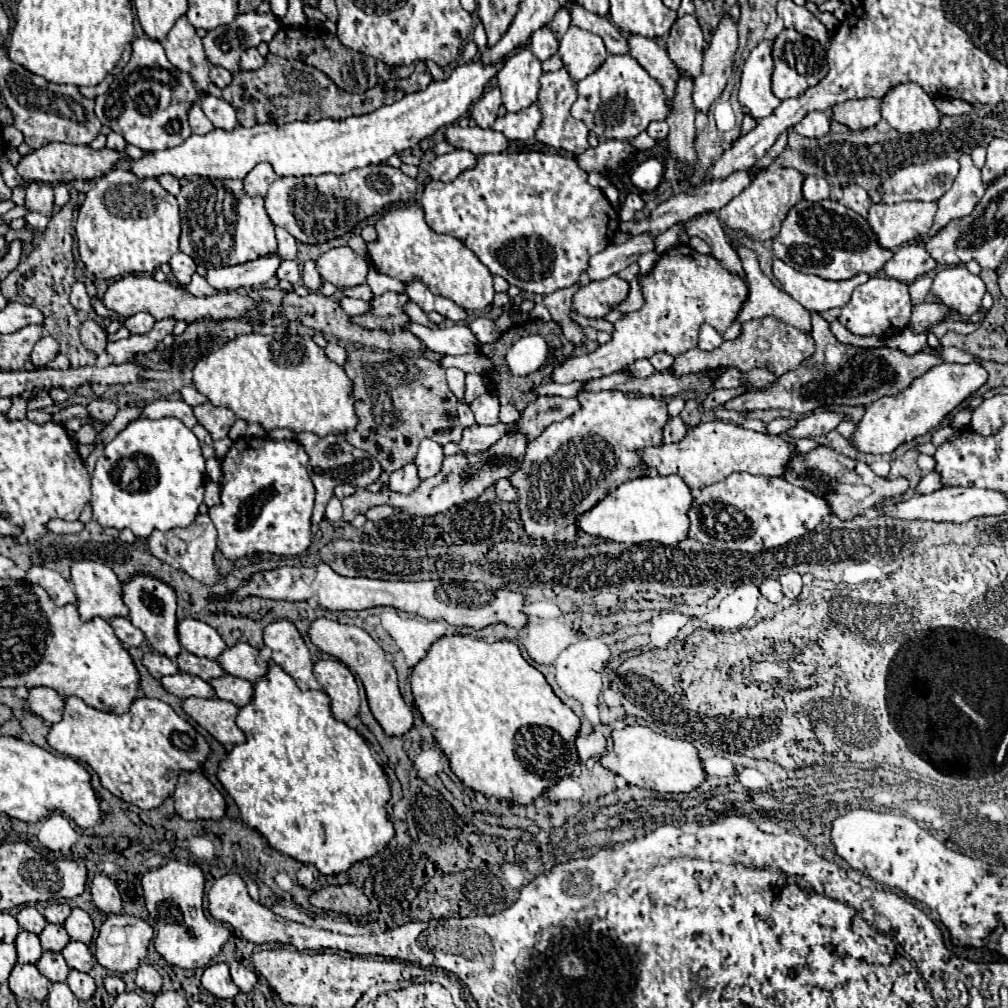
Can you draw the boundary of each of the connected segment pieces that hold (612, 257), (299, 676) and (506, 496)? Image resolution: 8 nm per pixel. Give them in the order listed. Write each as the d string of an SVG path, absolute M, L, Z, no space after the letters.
M644 235L644 239L628 239L620 245L608 245L604 251L590 257L584 275L588 275L592 281L606 279L634 263L638 255L646 251L654 251L654 237L648 239L648 235Z
M274 621L264 629L264 645L272 651L272 663L284 669L300 691L322 691L312 673L310 651L290 621Z
M498 479L494 487L496 487L496 497L500 501L516 501L516 489L508 483L508 479Z

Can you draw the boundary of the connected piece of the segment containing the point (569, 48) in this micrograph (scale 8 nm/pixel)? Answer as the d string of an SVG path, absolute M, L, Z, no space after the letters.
M570 25L570 29L564 33L558 55L574 81L580 81L598 71L608 57L604 41L598 35L574 25Z

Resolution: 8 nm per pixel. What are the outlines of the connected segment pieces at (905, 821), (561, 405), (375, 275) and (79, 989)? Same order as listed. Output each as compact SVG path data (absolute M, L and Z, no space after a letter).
M854 809L834 819L832 843L836 845L836 853L846 859L850 867L938 911L940 921L948 927L956 943L994 949L992 943L986 943L986 937L988 931L998 927L998 915L984 915L984 911L986 903L992 901L990 895L996 883L984 879L982 861L946 849L944 843L920 829L916 821L906 815L874 813L866 809Z
M538 397L534 403L530 403L518 419L518 427L508 433L522 433L526 439L536 439L544 427L548 427L554 421L566 419L572 415L572 411L578 411L580 403L578 399L564 399L564 397Z
M370 265L370 271L366 275L366 285L372 289L374 295L380 295L380 291L404 291L406 289L402 281L376 271L372 265Z
M74 969L70 971L66 983L68 983L70 991L72 991L78 999L82 999L82 1001L90 999L90 997L94 995L94 991L96 991L94 979L92 979L88 973L80 973L80 971L74 971Z

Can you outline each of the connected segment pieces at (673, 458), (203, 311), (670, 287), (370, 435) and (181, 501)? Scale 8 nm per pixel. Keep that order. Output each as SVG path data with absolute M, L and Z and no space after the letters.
M708 421L690 429L680 443L670 443L662 447L648 447L640 451L644 463L658 469L660 475L678 475L690 489L702 489L726 479L734 471L744 471L750 475L782 477L788 463L798 455L794 445L784 441L780 435L768 435L744 429L734 423Z
M126 275L126 277L114 281L108 287L108 291L104 293L102 303L106 309L112 309L124 317L132 317L134 313L148 311L156 321L166 319L166 317L176 317L178 321L192 323L192 321L202 319L202 317L212 317L212 319L220 321L220 319L240 319L244 315L246 317L260 315L256 311L256 303L252 299L248 299L248 295L242 295L236 291L232 291L232 293L220 291L212 297L194 297L186 289L182 289L180 285L174 285L170 281L158 283L154 277L144 277L144 275Z
M676 245L662 253L650 273L636 275L642 287L644 305L634 313L624 313L622 319L614 321L612 341L600 345L594 353L582 357L568 357L556 371L552 381L590 381L604 375L624 371L636 359L648 359L654 353L666 351L672 357L694 349L702 323L714 327L720 335L734 323L742 303L748 297L748 287L742 277L722 267L714 255L702 255L688 245Z
M354 349L352 353L348 353L344 371L354 383L356 415L360 419L358 427L346 433L346 439L354 447L360 447L362 451L374 455L386 473L402 469L406 463L412 463L422 439L432 439L438 445L446 445L450 441L460 443L464 427L458 421L456 397L448 389L444 369L436 361L430 361L426 357L402 357L392 351L380 349Z
M138 419L128 423L114 441L104 447L102 457L96 461L96 469L92 473L92 517L102 527L130 529L138 539L148 539L154 529L170 531L174 527L188 527L196 515L198 507L204 501L204 475L206 475L206 459L200 451L200 441L178 419Z

